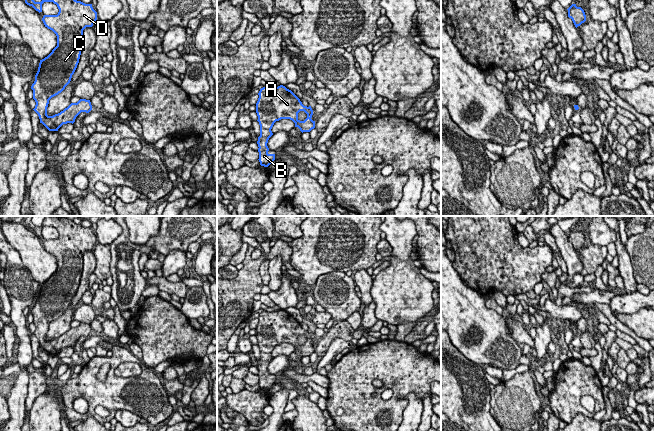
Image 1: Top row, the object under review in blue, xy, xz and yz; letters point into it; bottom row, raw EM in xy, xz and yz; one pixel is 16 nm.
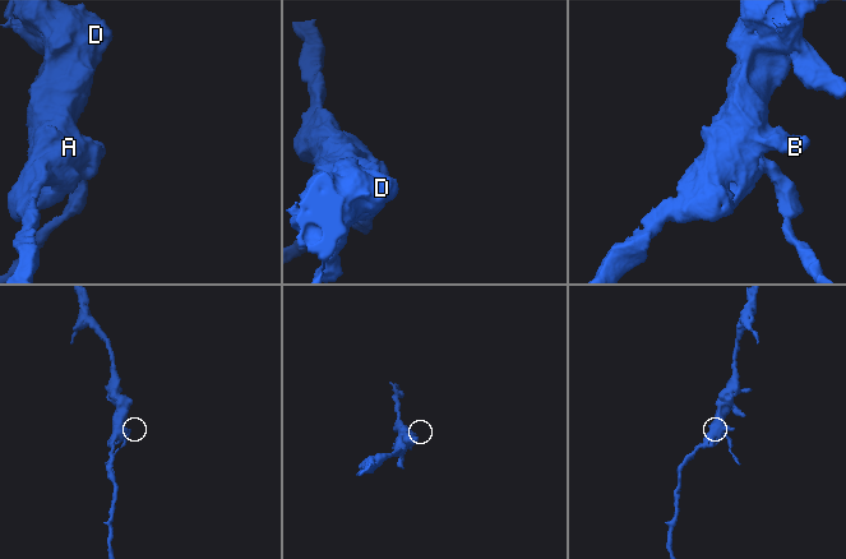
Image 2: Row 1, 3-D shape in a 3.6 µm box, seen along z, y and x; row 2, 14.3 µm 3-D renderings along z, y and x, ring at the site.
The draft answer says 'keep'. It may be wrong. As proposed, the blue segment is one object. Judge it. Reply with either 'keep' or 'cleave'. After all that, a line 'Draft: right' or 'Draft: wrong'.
keep
Draft: right

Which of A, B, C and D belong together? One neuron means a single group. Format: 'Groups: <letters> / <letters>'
Groups: A B C D

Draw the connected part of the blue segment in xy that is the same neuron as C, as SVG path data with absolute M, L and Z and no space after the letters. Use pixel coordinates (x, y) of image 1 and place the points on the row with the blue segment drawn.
M25 0L27 5L39 13L42 12L44 2L53 2L59 9L57 15L44 15L42 18L45 27L56 34L57 46L40 60L31 86L36 102L33 110L38 114L40 123L49 131L58 131L63 124L73 124L81 112L89 113L92 110L90 100L80 99L58 114L47 115L49 100L61 93L71 81L82 51L83 30L93 26L97 12L92 4L77 0Z

